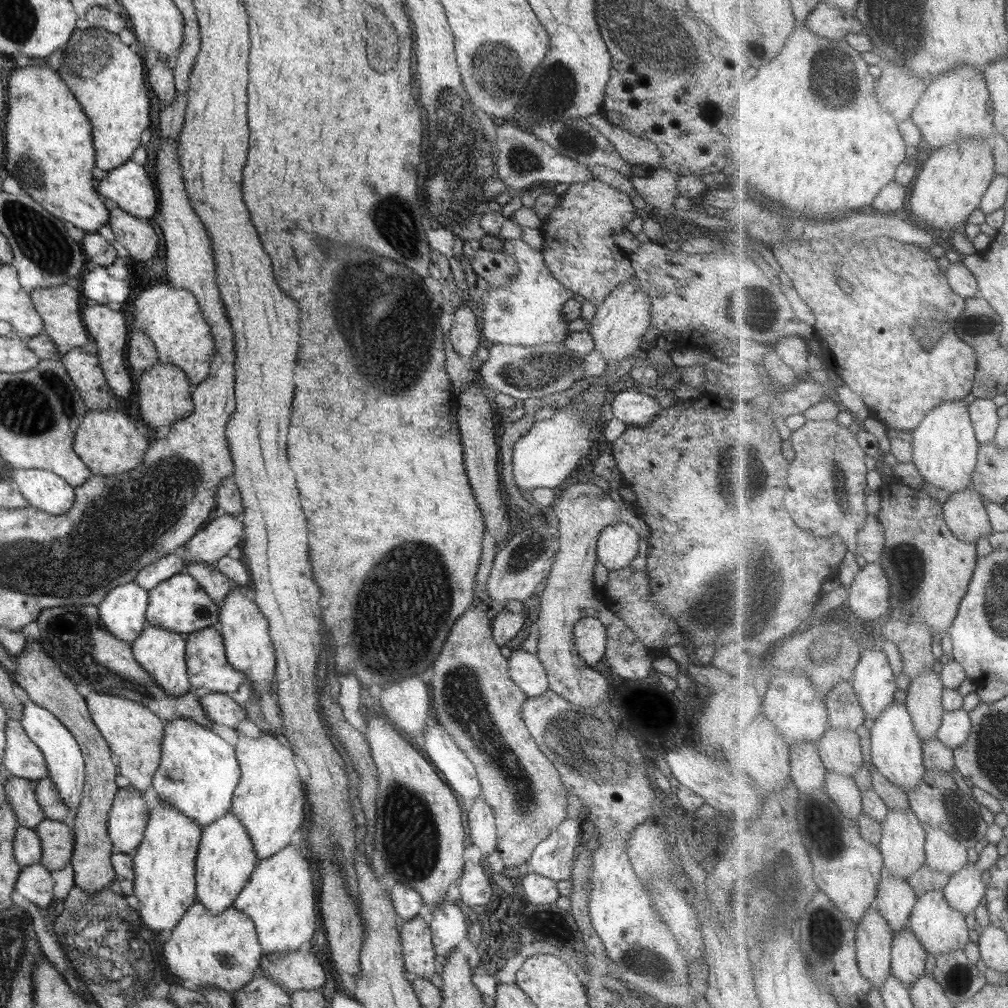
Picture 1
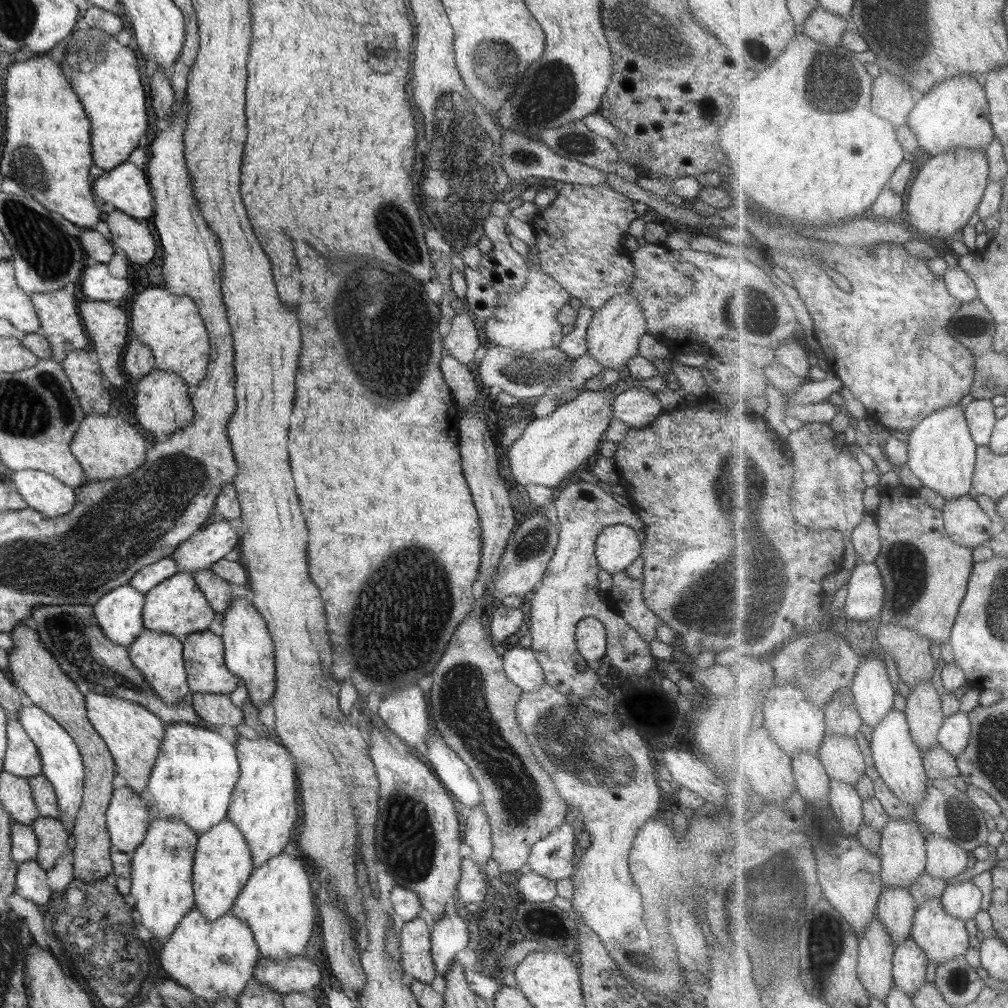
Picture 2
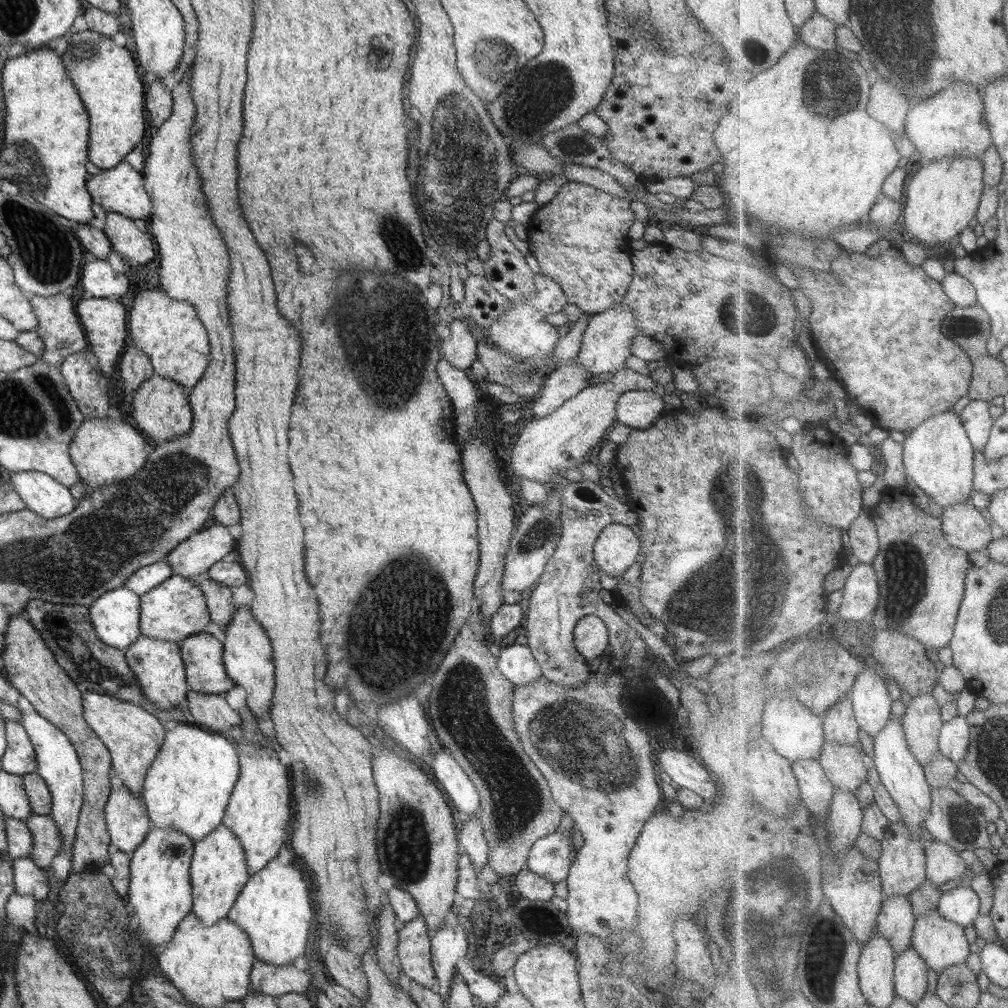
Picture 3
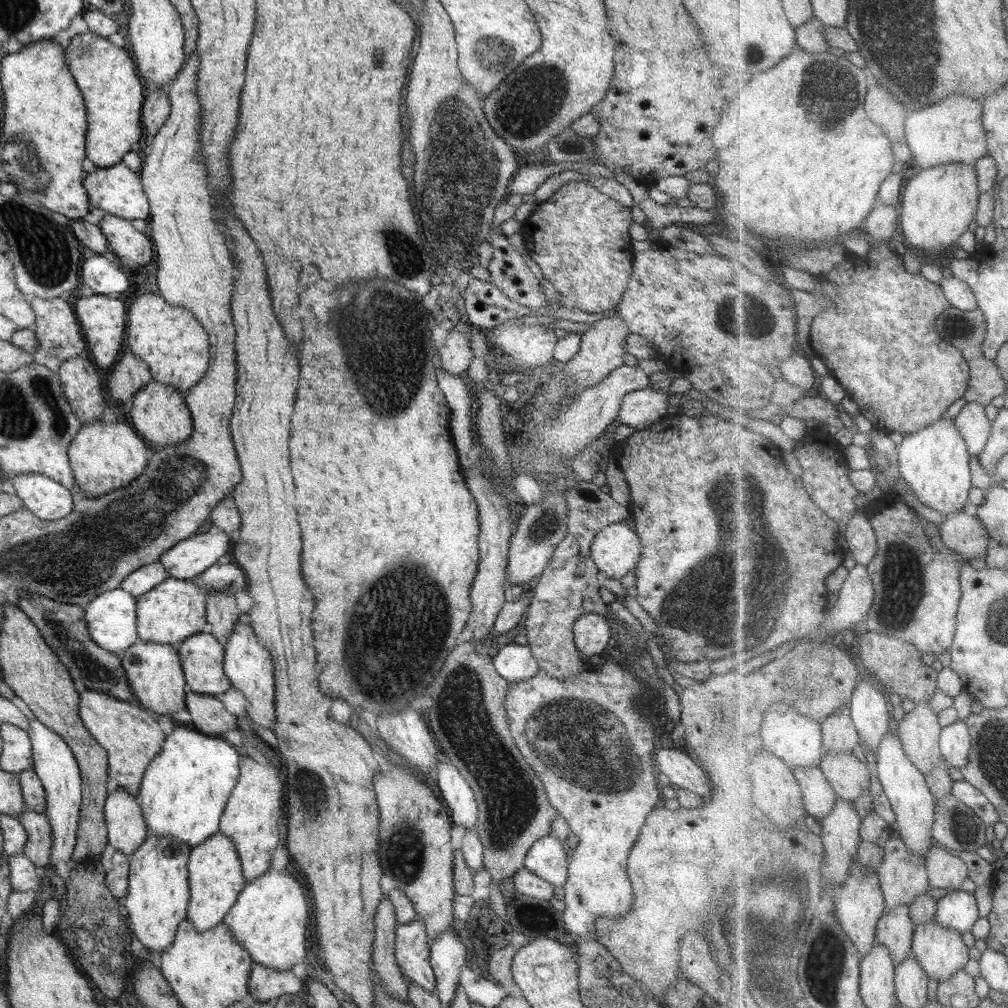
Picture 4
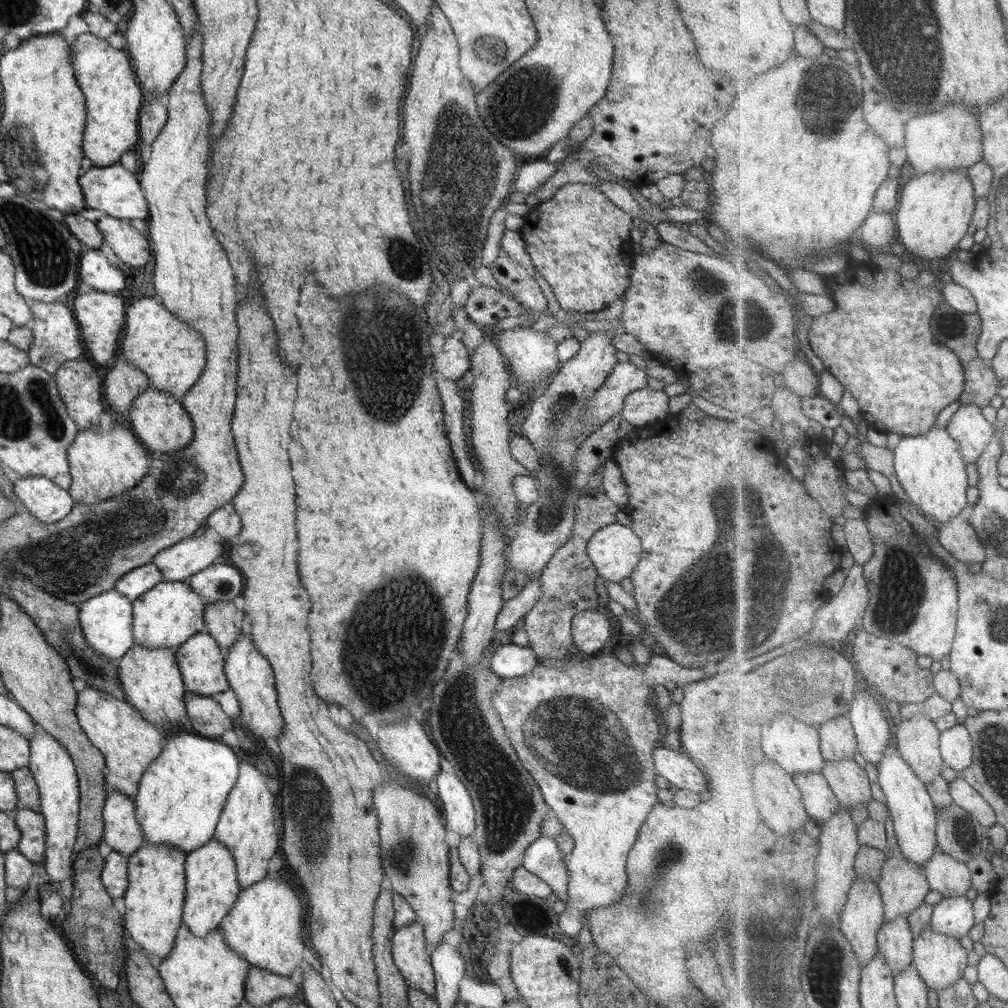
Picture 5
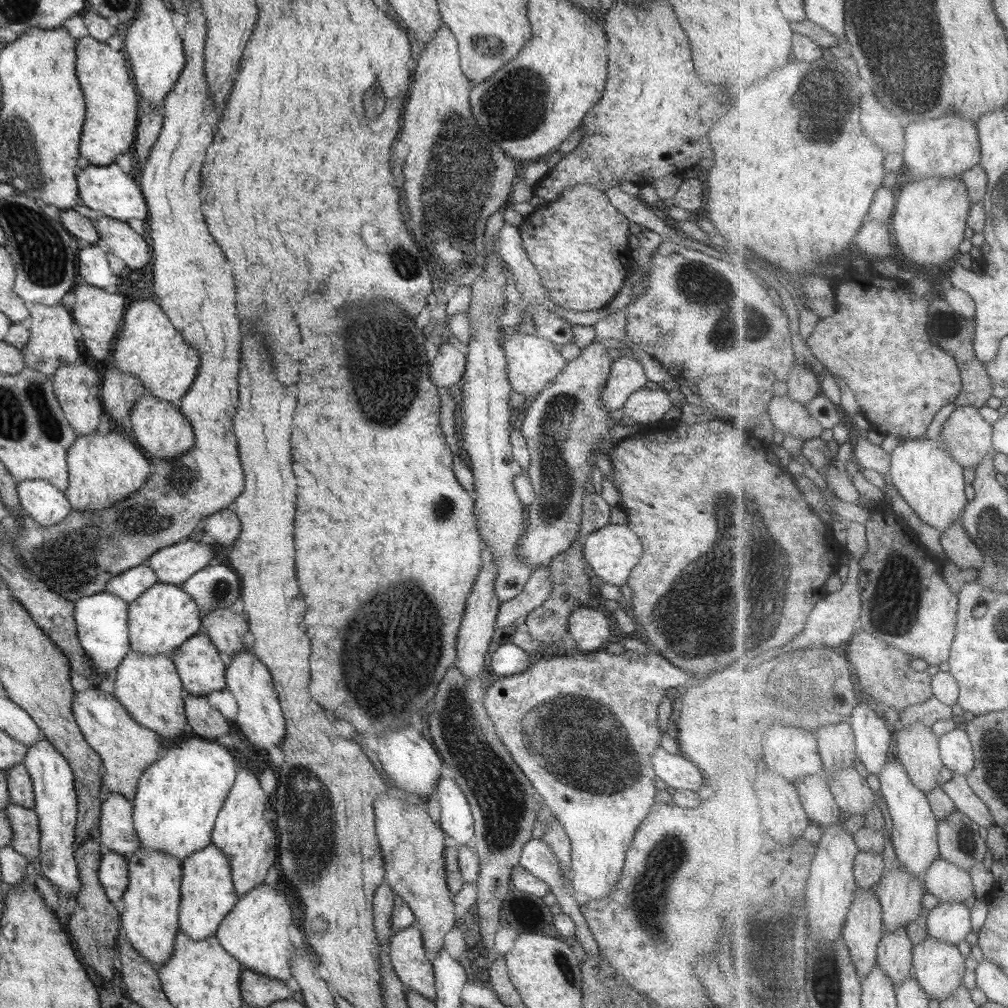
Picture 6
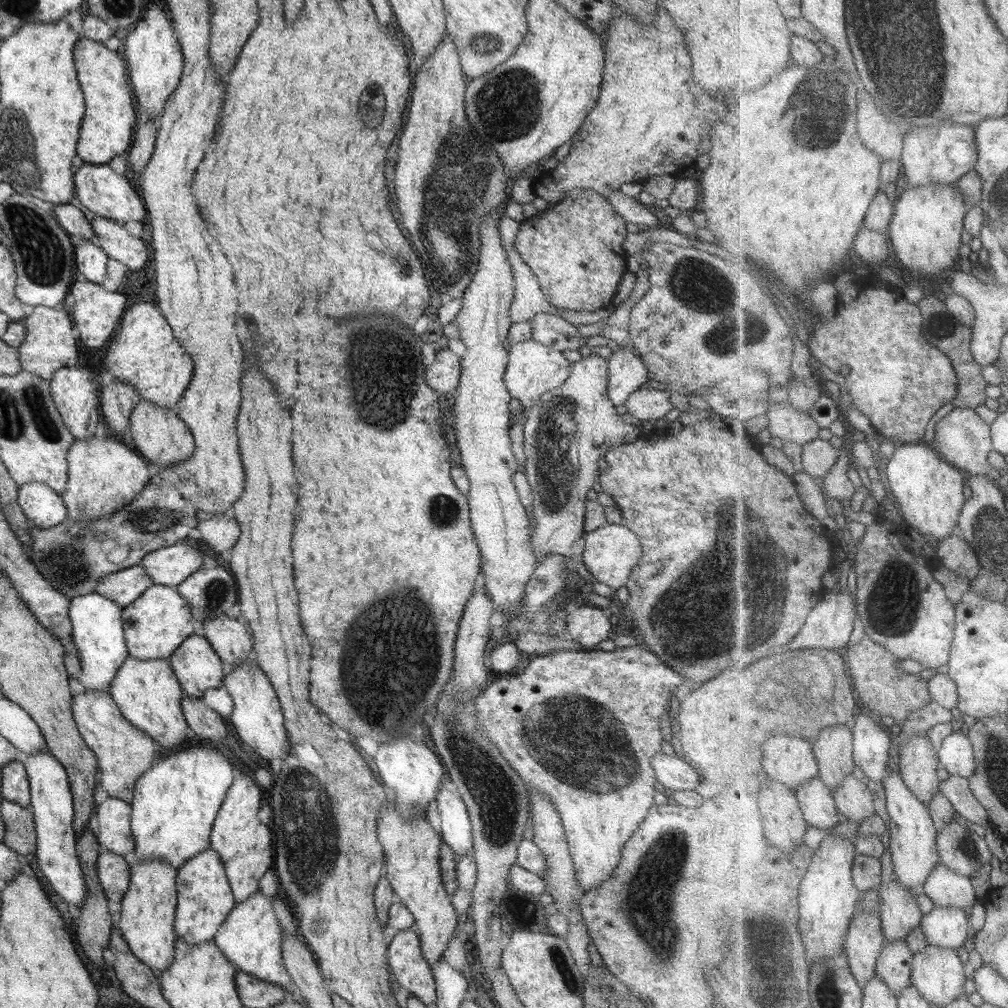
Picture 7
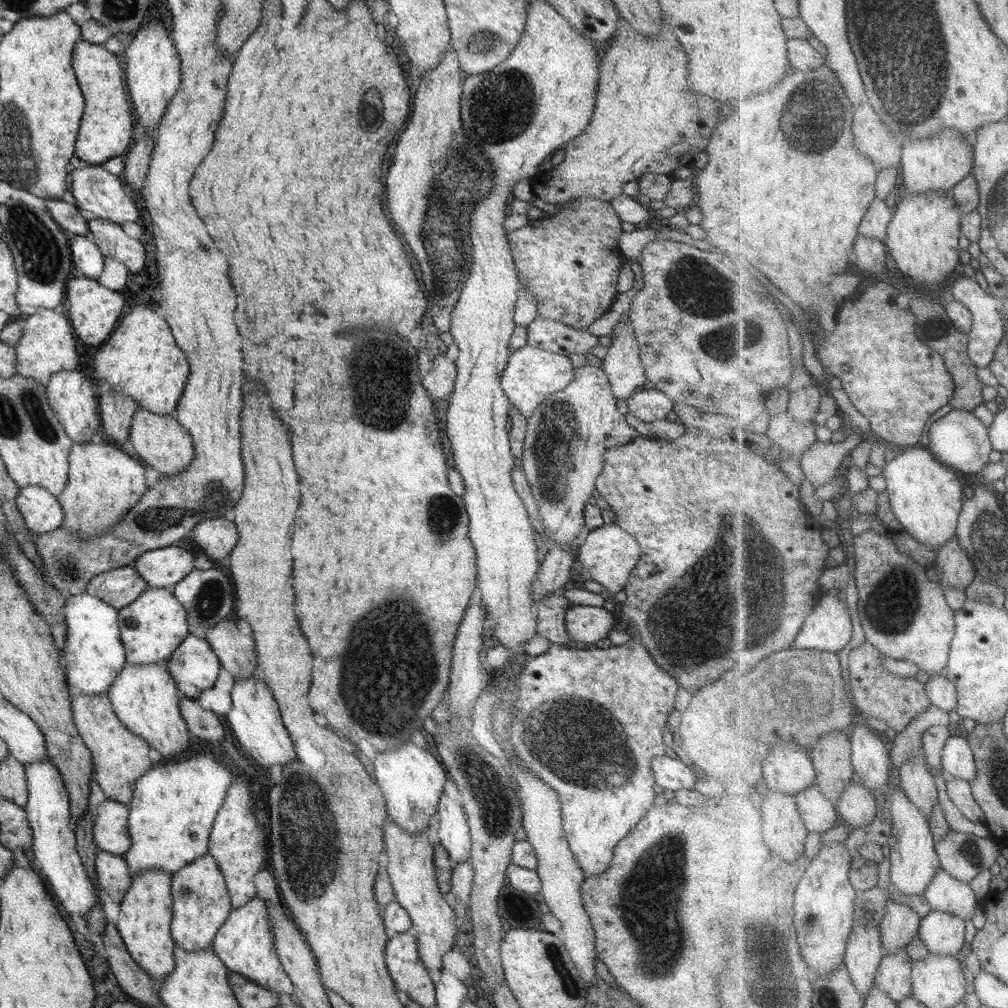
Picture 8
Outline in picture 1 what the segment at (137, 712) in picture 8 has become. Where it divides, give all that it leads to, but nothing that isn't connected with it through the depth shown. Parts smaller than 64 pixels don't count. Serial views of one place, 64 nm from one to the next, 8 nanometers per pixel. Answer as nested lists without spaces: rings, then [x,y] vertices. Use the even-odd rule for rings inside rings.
[[[146,623],[140,636],[131,642],[131,651],[136,662],[170,697],[180,697],[191,691],[185,663],[185,636]]]

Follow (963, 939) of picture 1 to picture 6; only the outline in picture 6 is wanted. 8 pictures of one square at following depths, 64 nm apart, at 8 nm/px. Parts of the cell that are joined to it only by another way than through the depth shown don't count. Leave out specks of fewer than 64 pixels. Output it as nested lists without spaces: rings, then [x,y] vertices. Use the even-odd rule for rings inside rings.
[[[926,937],[915,947],[915,972],[924,990],[941,1002],[956,994],[966,978],[966,956],[957,944]]]

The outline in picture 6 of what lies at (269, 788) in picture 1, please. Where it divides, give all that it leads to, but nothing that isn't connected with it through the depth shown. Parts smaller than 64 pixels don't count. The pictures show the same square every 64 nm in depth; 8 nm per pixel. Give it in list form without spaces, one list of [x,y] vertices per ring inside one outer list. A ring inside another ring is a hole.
[[[239,767],[211,834],[211,844],[217,846],[229,860],[234,890],[239,898],[263,884],[268,868],[277,864],[275,822],[268,822],[264,817],[268,803],[272,804],[272,795],[260,787],[258,775]]]

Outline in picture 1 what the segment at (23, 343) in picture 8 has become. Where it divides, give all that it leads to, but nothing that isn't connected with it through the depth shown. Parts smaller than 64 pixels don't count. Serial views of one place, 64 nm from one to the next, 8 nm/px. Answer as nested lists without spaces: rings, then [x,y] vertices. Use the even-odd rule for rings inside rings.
[[[65,282],[60,286],[31,290],[29,295],[34,303],[34,308],[44,321],[42,335],[48,336],[52,340],[52,343],[56,345],[58,352],[62,354],[62,356],[69,350],[83,347],[88,343],[88,332],[85,330],[81,317],[84,297],[75,282]]]

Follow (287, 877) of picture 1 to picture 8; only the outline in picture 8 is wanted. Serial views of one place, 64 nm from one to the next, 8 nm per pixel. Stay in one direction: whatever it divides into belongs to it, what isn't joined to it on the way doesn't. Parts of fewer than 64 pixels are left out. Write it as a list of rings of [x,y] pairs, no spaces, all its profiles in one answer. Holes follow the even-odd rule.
[[[254,897],[248,904],[231,910],[227,921],[216,933],[211,947],[229,972],[241,974],[276,994],[291,995],[296,992],[290,977],[284,972],[282,964],[278,961],[264,899]]]

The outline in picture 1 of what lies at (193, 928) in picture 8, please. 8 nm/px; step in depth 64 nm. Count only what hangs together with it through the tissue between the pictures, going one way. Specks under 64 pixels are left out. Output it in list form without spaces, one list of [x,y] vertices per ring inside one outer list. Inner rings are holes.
[[[230,810],[224,817],[202,829],[195,860],[195,900],[203,904],[210,914],[224,912],[232,907],[238,893],[247,885],[257,863],[256,851],[244,825]]]

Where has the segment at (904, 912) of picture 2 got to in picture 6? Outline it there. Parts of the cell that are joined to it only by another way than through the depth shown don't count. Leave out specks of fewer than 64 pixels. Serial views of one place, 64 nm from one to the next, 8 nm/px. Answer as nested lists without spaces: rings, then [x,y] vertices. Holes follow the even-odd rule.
[[[906,926],[895,932],[886,930],[880,945],[878,963],[892,976],[897,987],[914,976],[915,947],[912,938],[908,936]]]

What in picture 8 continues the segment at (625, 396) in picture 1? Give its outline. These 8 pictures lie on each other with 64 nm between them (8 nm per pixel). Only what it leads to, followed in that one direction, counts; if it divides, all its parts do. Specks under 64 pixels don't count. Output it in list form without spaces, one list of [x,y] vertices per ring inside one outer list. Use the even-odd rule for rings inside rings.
[[[646,386],[627,399],[628,413],[644,422],[662,420],[675,405],[673,400],[658,388]]]

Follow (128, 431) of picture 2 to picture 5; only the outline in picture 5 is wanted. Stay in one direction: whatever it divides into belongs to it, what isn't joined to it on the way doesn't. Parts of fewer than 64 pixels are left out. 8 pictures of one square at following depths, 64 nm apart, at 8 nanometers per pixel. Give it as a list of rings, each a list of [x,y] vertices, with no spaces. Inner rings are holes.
[[[96,425],[90,430],[79,431],[67,450],[72,478],[72,484],[67,488],[67,491],[75,503],[81,502],[82,504],[96,504],[117,494],[122,494],[140,483],[148,474],[151,469],[149,453],[147,448],[134,436],[134,433],[128,428],[122,428],[122,426],[116,426],[116,428],[106,430],[106,432],[100,429],[100,425]]]

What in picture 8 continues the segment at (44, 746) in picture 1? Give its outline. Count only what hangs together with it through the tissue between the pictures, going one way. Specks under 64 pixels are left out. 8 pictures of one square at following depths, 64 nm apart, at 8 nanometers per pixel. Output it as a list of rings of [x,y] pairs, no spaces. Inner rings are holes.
[[[48,760],[29,762],[25,765],[27,804],[23,806],[26,821],[32,829],[32,854],[38,872],[48,878],[52,894],[60,900],[68,916],[80,916],[86,921],[89,910],[99,902],[97,890],[88,876],[86,867],[77,851],[74,825],[70,813],[69,796],[58,769]]]

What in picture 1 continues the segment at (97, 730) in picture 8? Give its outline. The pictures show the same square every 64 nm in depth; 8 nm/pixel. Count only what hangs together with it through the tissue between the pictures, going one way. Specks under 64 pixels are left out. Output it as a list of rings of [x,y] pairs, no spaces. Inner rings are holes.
[[[92,692],[86,696],[85,701],[92,723],[101,732],[117,760],[118,773],[128,778],[130,786],[144,792],[152,784],[161,760],[164,721],[146,706],[126,698]]]

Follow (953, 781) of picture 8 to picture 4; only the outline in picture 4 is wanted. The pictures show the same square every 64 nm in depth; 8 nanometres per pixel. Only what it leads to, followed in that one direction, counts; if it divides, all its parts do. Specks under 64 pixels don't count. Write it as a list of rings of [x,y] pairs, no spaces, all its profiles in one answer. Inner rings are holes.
[[[968,779],[956,781],[953,794],[955,794],[962,802],[965,802],[978,817],[984,820],[988,827],[996,827],[1001,822],[997,806],[984,794],[977,786],[974,786]]]

